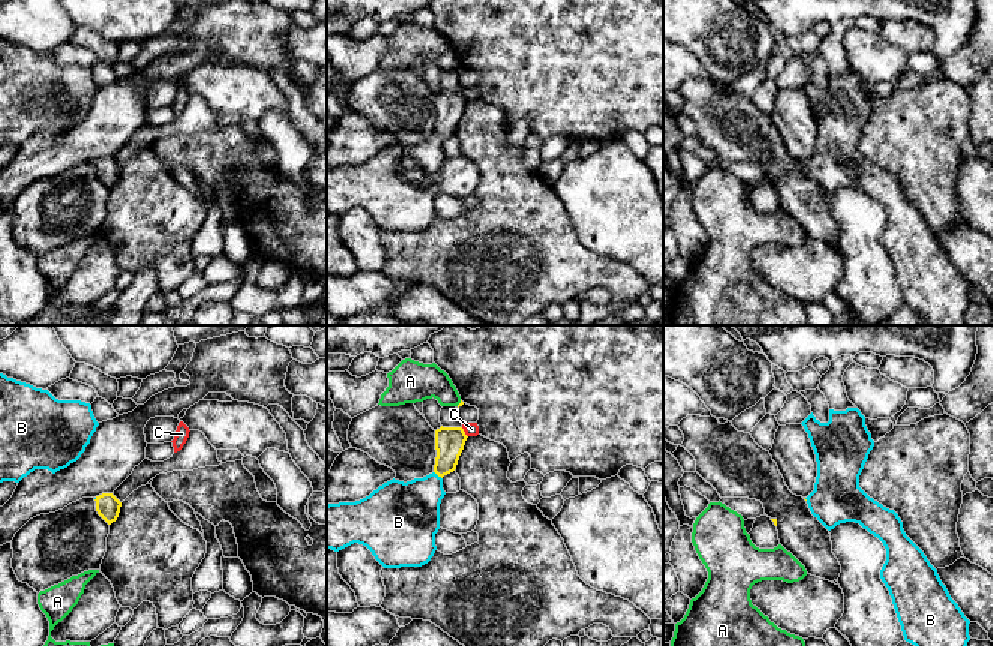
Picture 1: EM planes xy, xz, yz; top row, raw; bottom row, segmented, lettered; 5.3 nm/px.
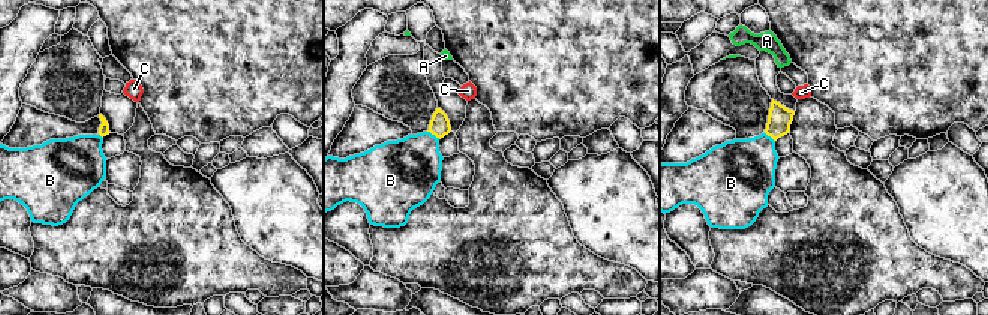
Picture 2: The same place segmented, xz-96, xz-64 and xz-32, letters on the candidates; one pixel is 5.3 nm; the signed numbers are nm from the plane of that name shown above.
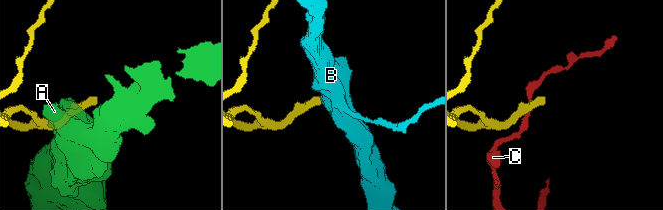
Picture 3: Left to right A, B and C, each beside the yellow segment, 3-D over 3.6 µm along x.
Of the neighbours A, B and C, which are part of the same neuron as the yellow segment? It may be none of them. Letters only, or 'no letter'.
B

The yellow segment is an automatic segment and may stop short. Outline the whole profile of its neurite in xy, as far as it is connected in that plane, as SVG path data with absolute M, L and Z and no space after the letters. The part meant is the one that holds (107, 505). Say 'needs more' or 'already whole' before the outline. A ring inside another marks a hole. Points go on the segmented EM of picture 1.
already whole | M102 493L96 496L96 511L98 514L111 525L117 520L122 502L112 493Z

